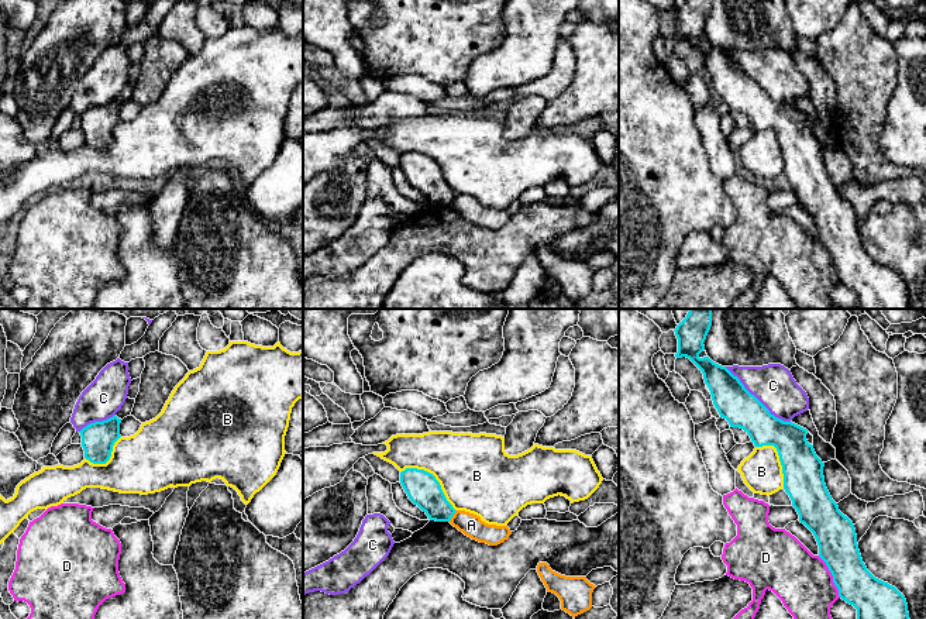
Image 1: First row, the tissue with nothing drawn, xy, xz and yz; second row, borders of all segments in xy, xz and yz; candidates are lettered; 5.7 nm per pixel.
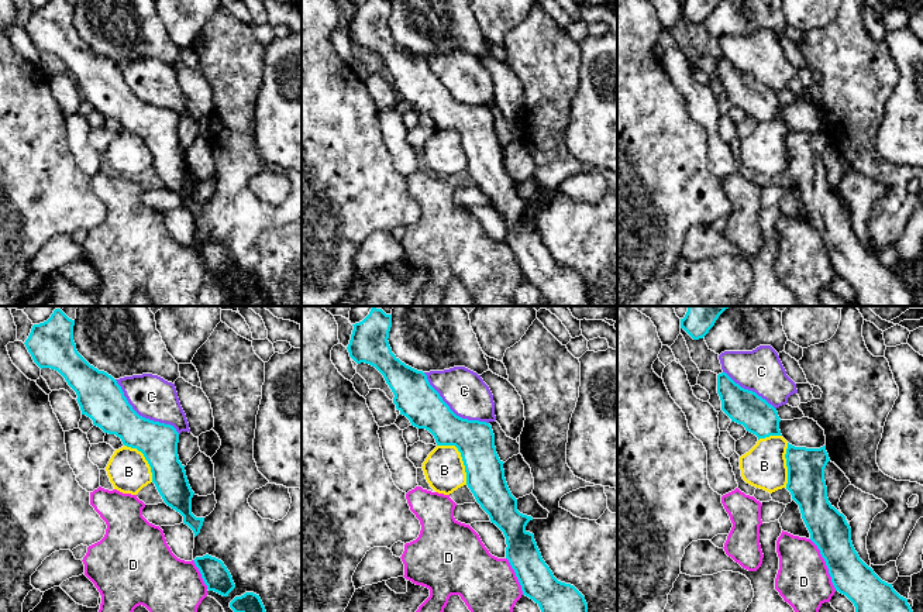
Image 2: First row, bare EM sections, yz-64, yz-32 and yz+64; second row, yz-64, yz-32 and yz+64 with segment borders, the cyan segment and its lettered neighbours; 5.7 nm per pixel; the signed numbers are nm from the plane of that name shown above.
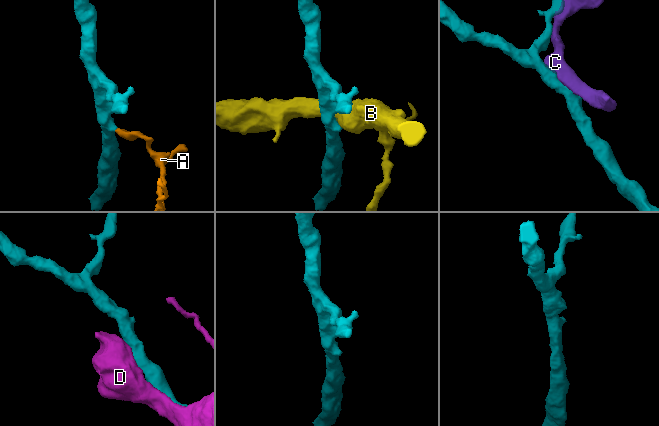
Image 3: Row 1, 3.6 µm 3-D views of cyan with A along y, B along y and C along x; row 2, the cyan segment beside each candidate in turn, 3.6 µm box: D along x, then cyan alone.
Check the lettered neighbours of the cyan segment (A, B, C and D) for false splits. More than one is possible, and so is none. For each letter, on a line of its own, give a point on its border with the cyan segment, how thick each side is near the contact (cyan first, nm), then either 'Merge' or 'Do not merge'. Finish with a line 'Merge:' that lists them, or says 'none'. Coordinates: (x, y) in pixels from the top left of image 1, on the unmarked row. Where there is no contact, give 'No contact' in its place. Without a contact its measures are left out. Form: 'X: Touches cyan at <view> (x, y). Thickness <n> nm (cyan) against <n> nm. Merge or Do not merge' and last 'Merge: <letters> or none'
A: Touches cyan at xz (453, 199). Thickness 190 nm (cyan) against 130 nm. Do not merge
B: Touches cyan at xz (434, 161). Thickness 190 nm (cyan) against 420 nm. Do not merge
C: Touches cyan at yz (757, 83). Thickness 200 nm (cyan) against 240 nm. Do not merge
D: Touches cyan at yz (833, 261). Thickness 220 nm (cyan) against 320 nm. Do not merge
Merge: none

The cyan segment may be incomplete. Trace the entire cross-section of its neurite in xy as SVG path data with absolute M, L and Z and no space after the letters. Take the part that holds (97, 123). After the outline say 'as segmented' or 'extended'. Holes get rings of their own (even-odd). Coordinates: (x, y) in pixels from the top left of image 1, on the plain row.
M114 99L107 104L90 107L79 116L86 144L93 148L106 148L110 144L113 130L121 121L120 107L121 103Z; as segmented

